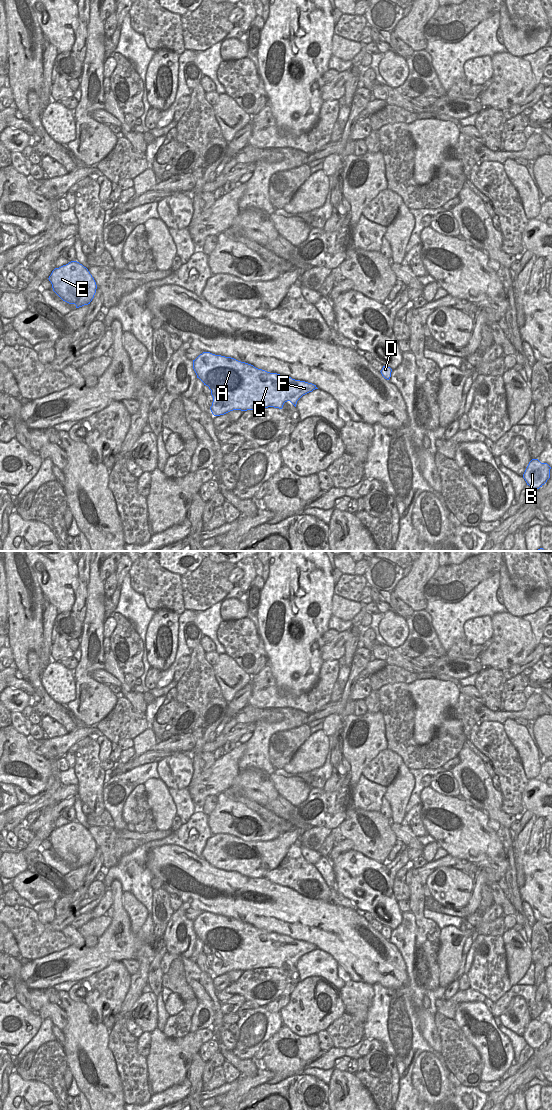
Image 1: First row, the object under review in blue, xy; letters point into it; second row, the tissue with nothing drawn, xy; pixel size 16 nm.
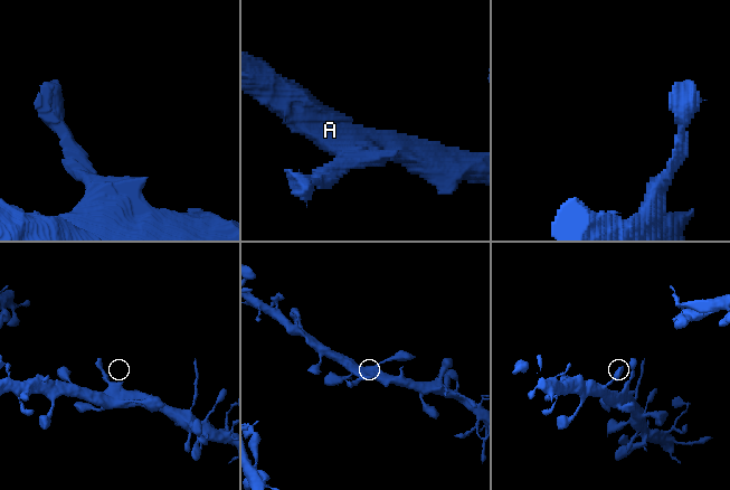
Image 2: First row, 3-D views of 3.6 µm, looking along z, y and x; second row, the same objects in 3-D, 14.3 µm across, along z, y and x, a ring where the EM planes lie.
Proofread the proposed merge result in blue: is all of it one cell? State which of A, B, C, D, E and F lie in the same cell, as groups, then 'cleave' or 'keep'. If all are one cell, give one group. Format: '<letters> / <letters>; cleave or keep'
A B C D E F; keep

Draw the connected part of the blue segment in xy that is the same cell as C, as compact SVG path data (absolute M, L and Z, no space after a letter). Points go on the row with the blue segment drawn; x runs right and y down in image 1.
M203 352L193 360L193 369L197 378L211 390L213 402L210 410L214 416L224 415L233 410L247 411L268 407L282 409L287 401L296 407L297 401L303 395L318 389L312 383L270 373L234 358L210 352Z

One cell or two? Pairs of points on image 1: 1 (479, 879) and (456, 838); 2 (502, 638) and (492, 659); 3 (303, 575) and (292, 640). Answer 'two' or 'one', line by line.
1: two
2: one
3: one

